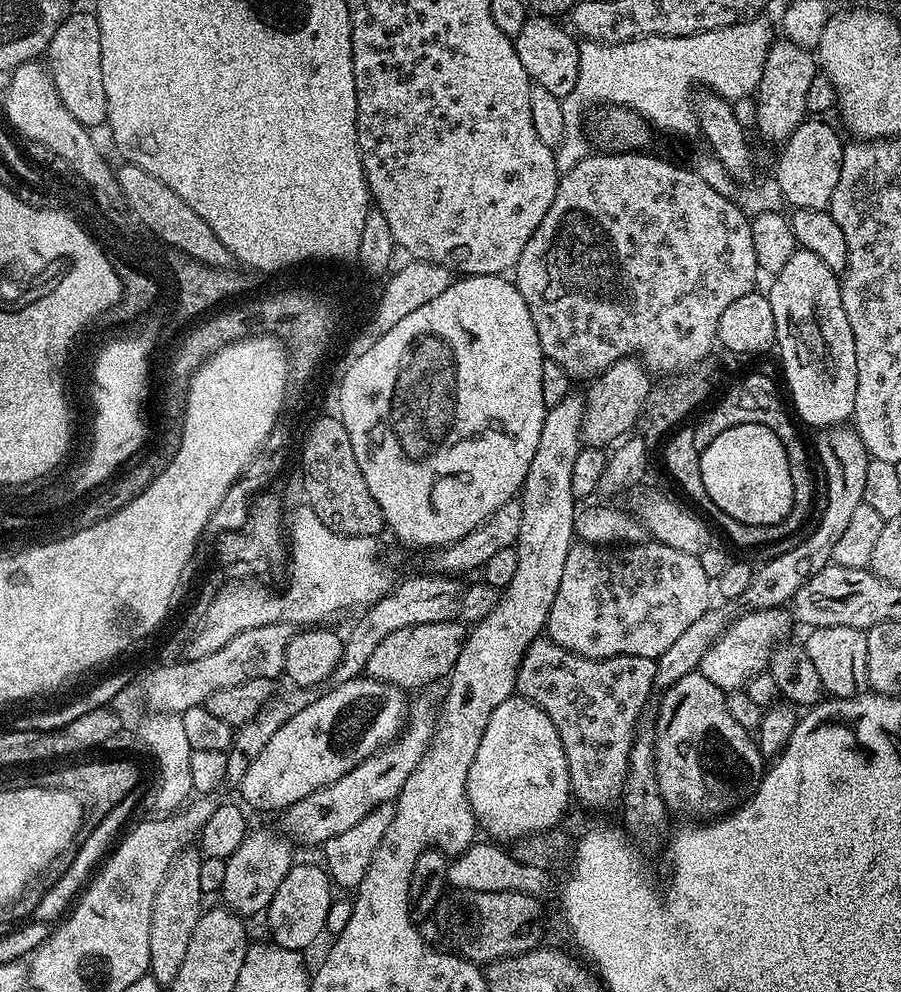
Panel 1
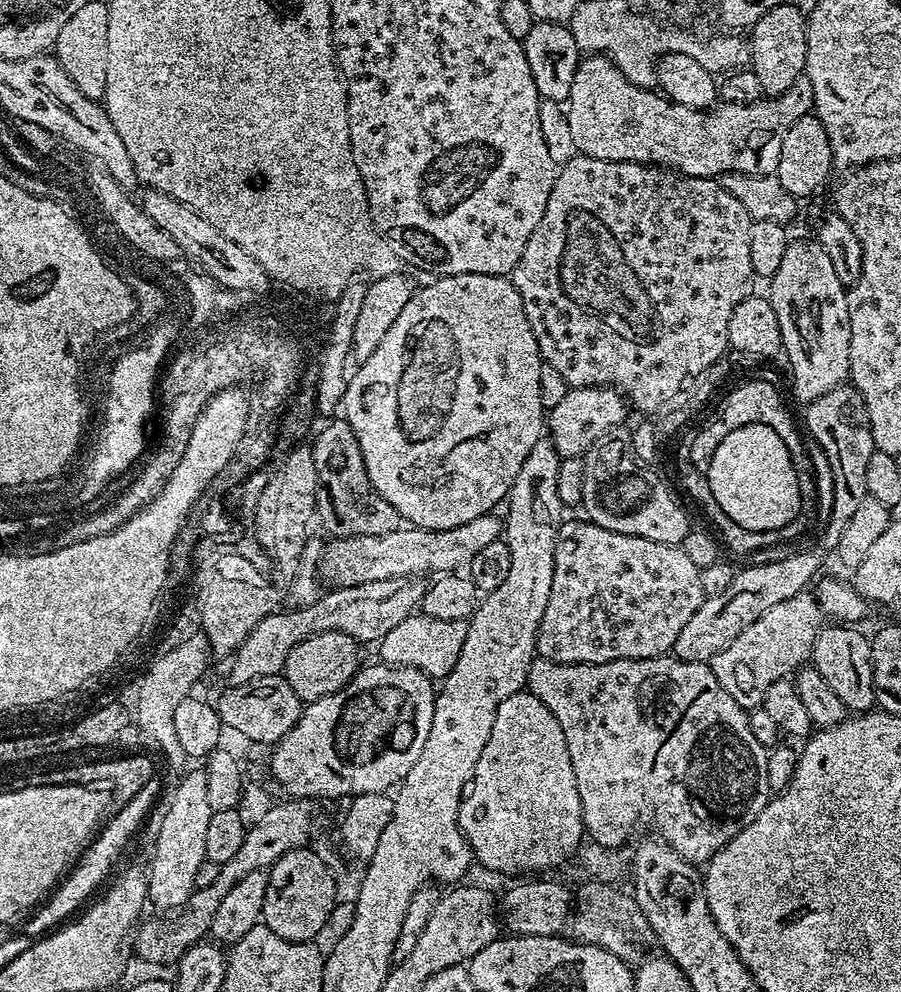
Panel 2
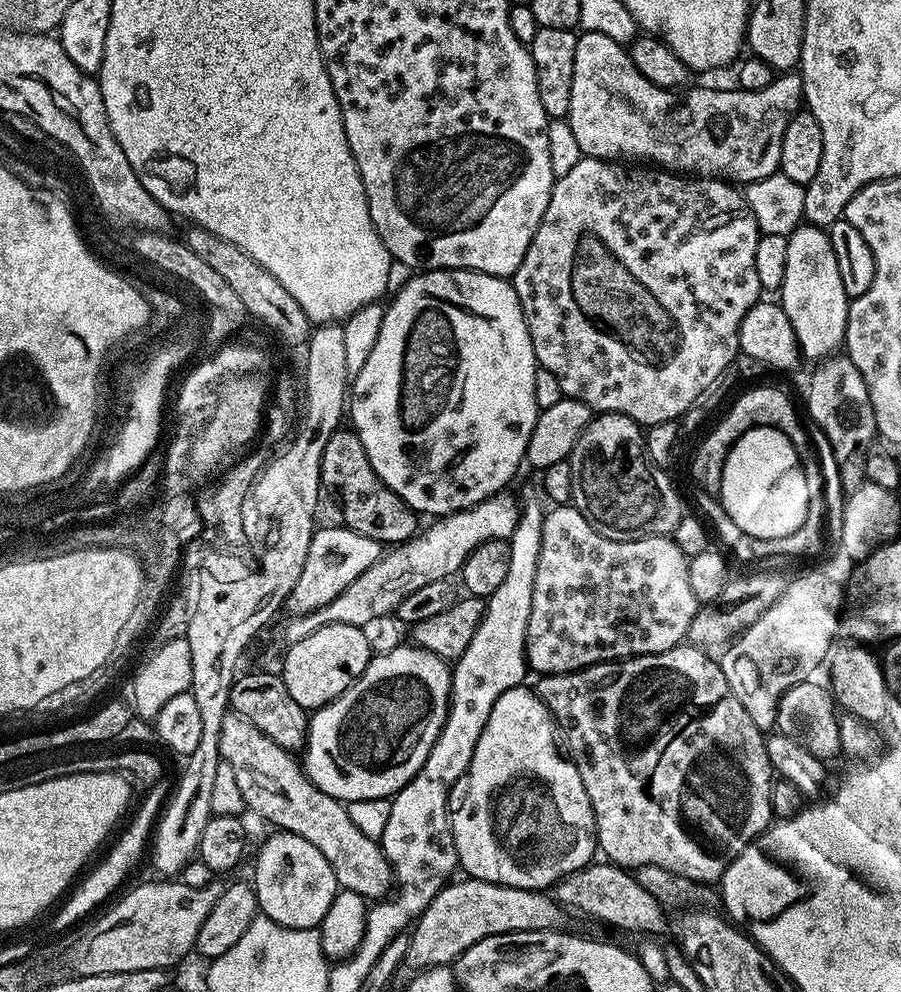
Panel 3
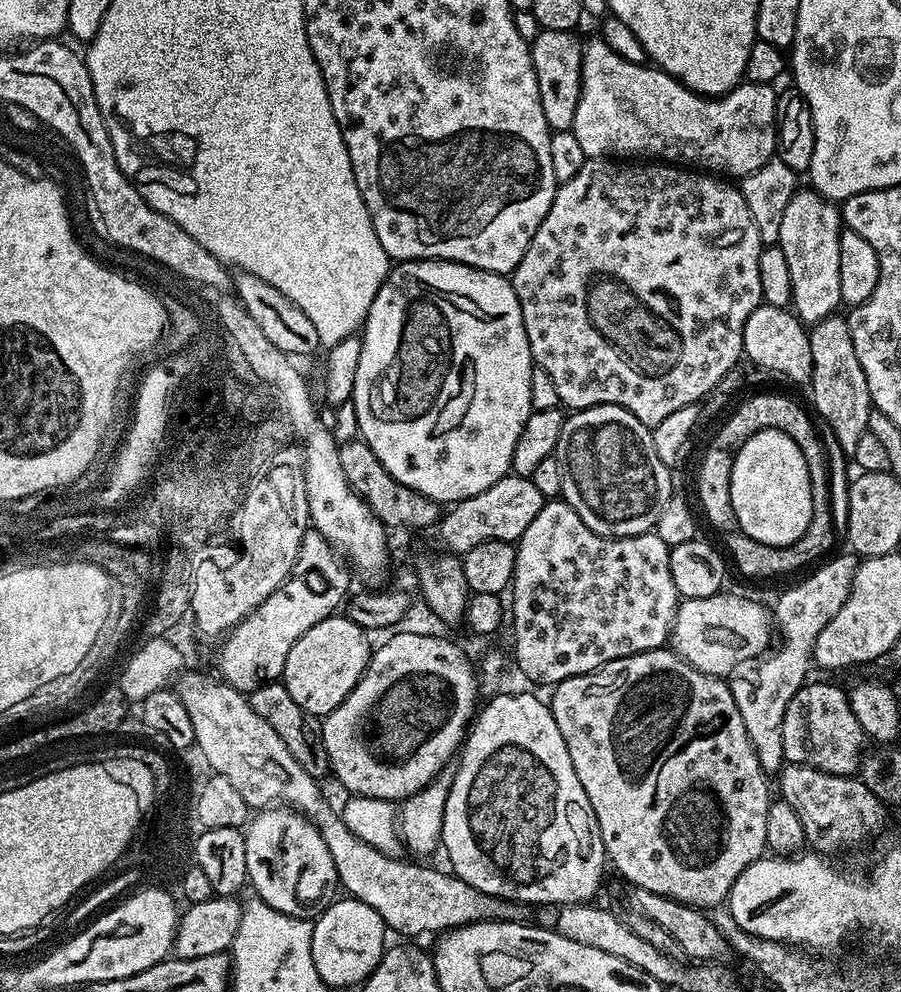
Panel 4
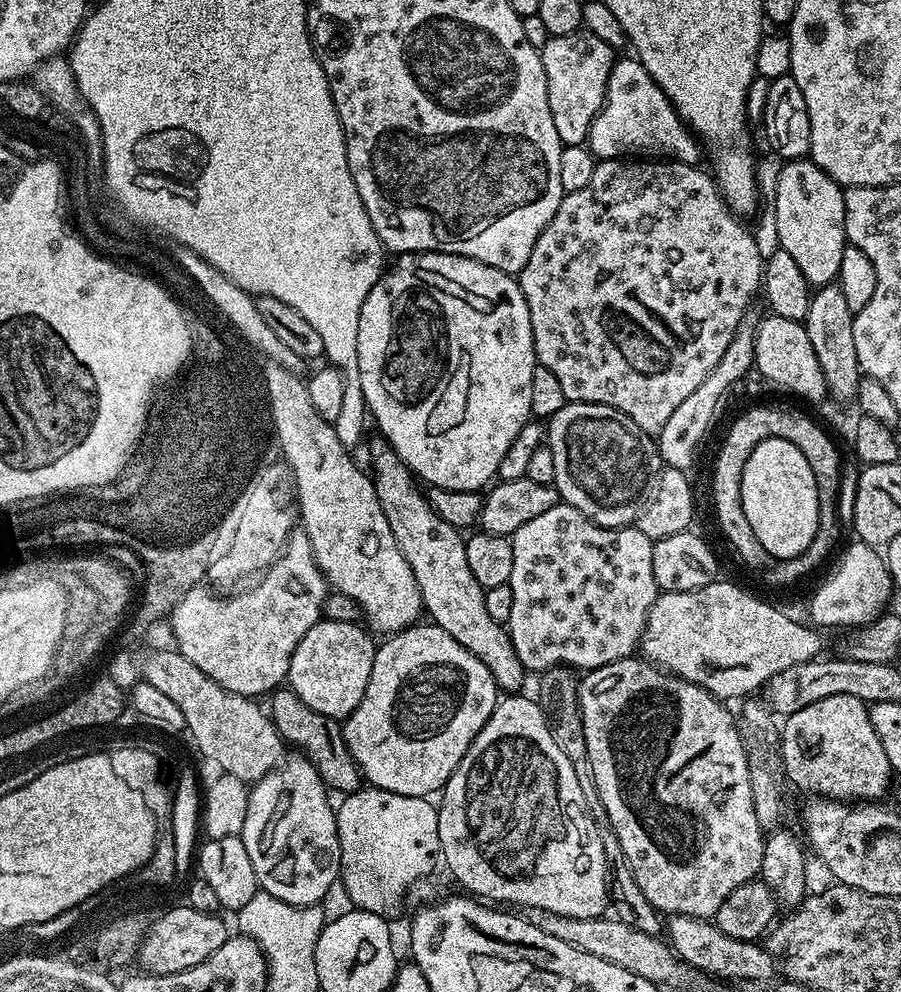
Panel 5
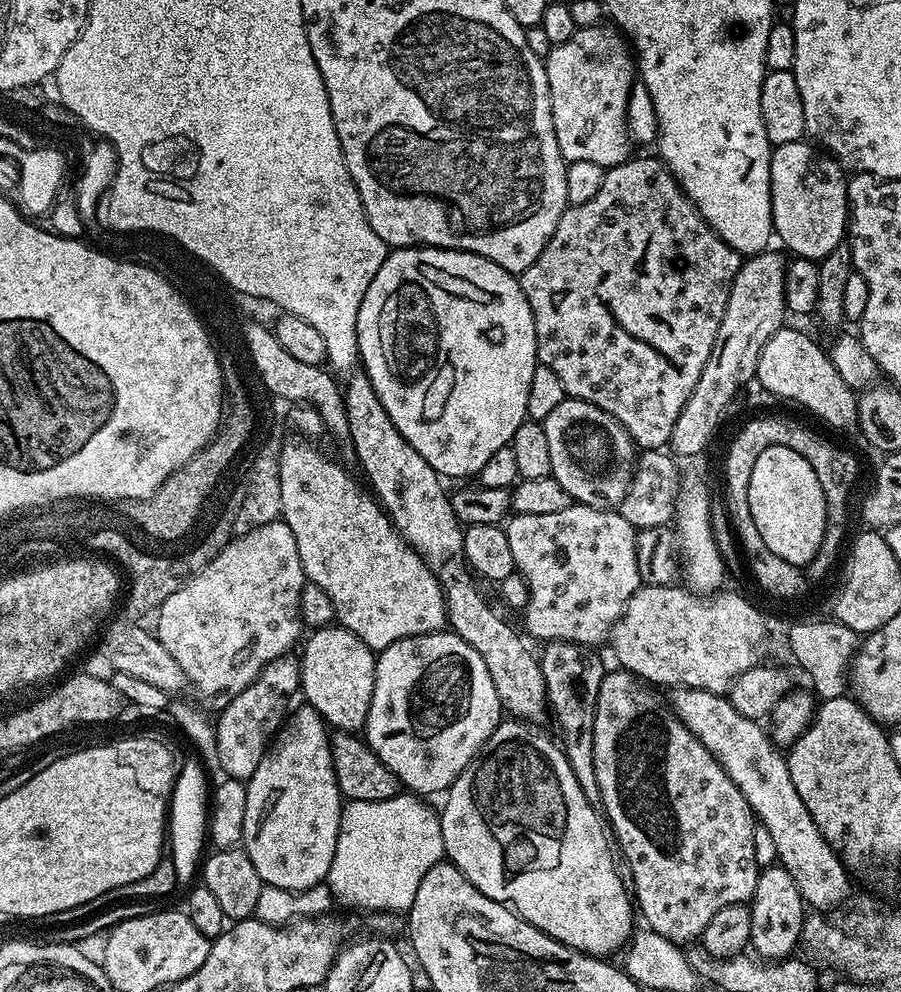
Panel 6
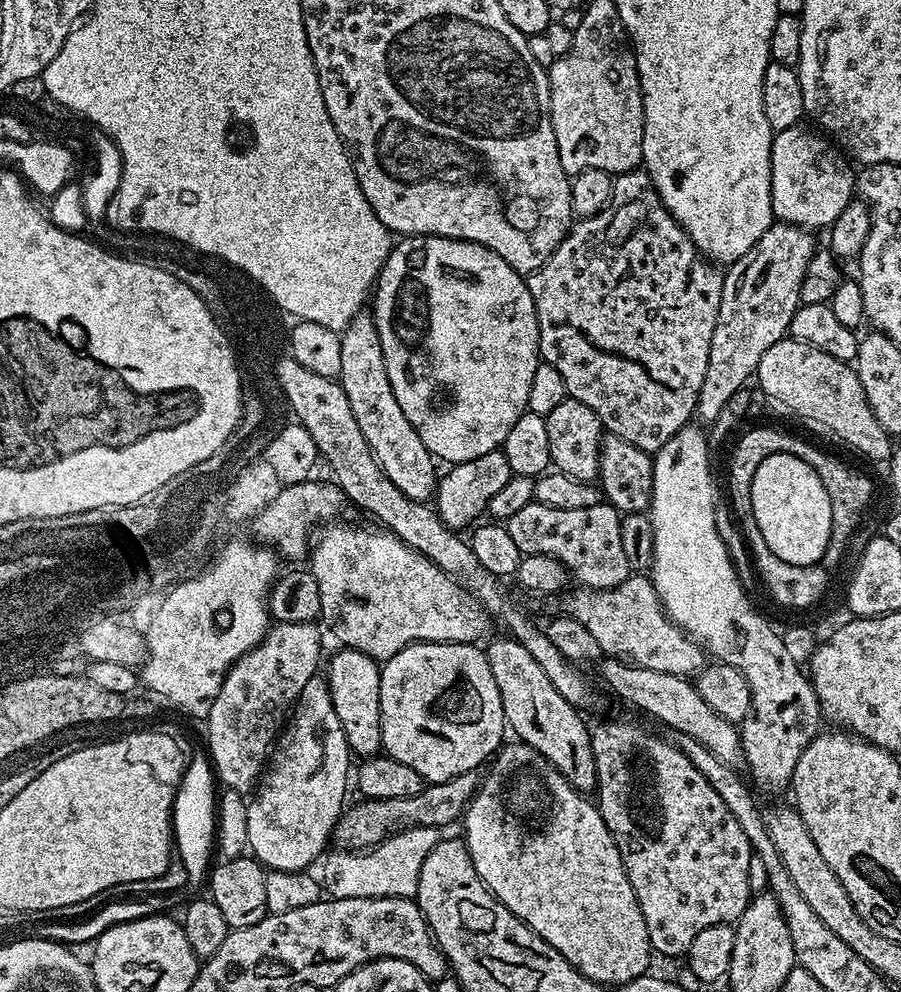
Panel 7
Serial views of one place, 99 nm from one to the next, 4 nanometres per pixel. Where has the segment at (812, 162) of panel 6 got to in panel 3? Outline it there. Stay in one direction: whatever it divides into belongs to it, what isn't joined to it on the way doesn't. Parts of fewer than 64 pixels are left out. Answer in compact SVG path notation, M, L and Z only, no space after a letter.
M804 222L787 238L786 274L782 278L782 286L778 289L778 296L780 296L778 303L786 310L786 318L790 318L790 326L794 326L801 357L805 361L812 360L811 362L826 360L829 356L841 351L848 321L850 298L842 286L842 274L838 274L838 258L834 258L834 246L825 229L816 228Z

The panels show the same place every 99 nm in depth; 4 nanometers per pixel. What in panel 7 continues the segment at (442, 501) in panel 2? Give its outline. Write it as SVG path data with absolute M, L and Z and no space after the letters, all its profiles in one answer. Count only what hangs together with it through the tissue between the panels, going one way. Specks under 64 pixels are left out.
M405 236L393 247L386 258L384 269L376 277L370 311L376 320L378 338L386 362L386 374L390 378L394 398L398 398L398 406L402 406L402 414L410 418L410 426L418 430L418 438L422 438L428 453L437 461L445 460L445 465L451 466L497 451L503 445L506 434L510 434L510 426L514 426L514 422L518 422L518 418L527 409L530 381L534 379L534 370L542 363L538 318L534 298L530 298L527 279L514 271L506 262L506 258L494 254L494 250L478 242L455 240L445 236Z

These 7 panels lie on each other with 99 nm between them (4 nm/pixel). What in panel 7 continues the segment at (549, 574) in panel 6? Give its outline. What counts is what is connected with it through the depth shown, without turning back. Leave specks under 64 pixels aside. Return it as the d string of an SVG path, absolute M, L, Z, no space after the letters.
M607 502L586 506L582 510L554 510L554 506L542 506L538 503L527 504L506 521L510 538L518 545L521 554L546 554L558 558L569 570L571 579L577 585L586 588L613 588L618 586L630 574L626 553L622 548L622 513Z

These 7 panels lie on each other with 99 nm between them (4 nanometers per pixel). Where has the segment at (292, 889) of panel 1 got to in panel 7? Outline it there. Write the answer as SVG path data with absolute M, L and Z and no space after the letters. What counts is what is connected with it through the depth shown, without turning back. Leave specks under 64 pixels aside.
M320 674L312 676L310 682L306 682L306 686L302 686L302 694L296 700L290 715L287 717L286 723L283 725L282 731L279 733L278 739L275 741L274 747L270 753L270 759L262 773L262 779L259 781L258 787L255 789L254 795L251 797L248 806L248 848L250 849L251 855L259 860L260 863L264 865L265 869L273 872L304 872L305 870L311 869L308 867L310 867L316 859L317 863L317 861L325 855L326 849L329 847L329 845L327 846L328 840L330 844L334 836L336 820L346 807L344 795L347 794L348 788L350 792L348 756L350 757L350 749L346 742L346 734L342 730L342 722L338 722L338 714L334 714L334 702L330 698L328 681Z

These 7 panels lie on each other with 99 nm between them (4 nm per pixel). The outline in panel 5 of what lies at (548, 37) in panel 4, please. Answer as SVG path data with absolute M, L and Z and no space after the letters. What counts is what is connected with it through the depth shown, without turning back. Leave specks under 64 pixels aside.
M581 30L565 36L549 36L544 48L539 49L542 70L546 70L548 83L548 97L550 98L550 118L554 118L554 126L558 129L561 145L584 144L588 138L588 131L596 116L602 111L607 98L607 82L610 70L616 63L618 56L613 48L601 38L587 30Z

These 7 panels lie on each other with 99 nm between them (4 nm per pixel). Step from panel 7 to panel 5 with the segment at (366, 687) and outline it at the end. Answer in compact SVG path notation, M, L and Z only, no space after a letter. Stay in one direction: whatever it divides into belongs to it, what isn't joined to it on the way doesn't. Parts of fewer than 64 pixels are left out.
M321 618L317 624L310 626L310 630L306 630L302 642L298 642L290 658L287 687L303 704L310 706L310 710L331 720L347 720L358 702L362 702L362 694L366 694L366 682L370 682L370 670L374 666L378 644L360 627L359 623Z

